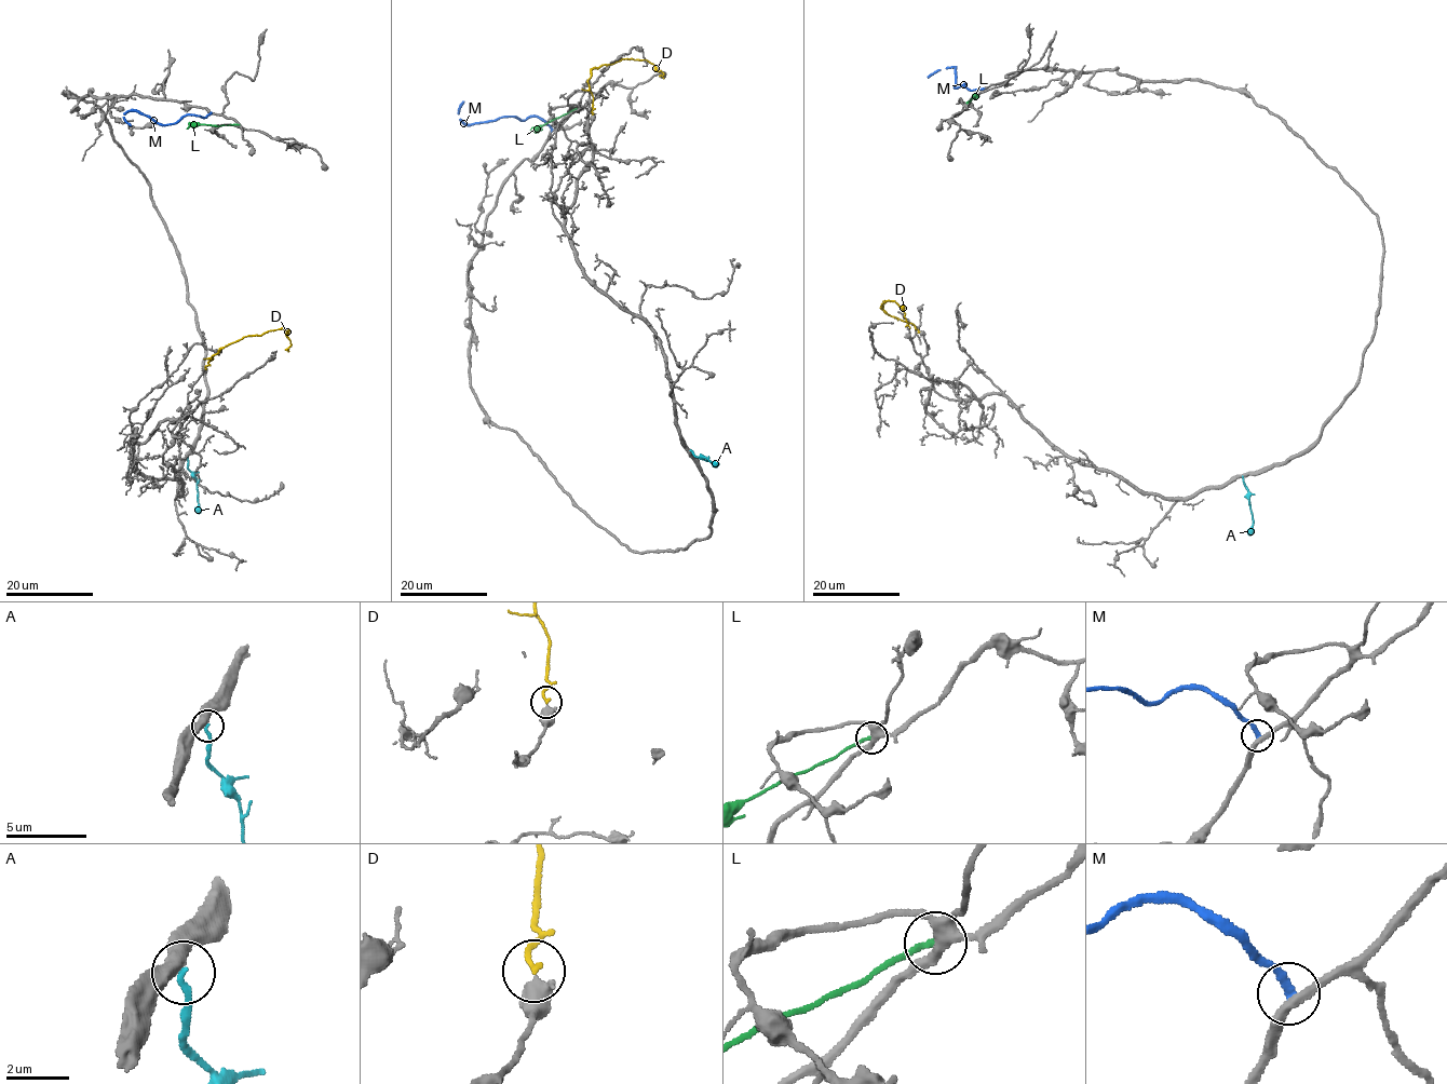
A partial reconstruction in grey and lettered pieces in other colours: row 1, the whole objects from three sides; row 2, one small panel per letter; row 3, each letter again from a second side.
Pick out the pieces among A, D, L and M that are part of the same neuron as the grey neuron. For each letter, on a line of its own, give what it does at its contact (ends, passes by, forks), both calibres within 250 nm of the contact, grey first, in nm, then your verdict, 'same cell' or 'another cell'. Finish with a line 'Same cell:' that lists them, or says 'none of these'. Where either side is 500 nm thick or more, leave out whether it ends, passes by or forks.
A: 500/190 nm | another cell
D: 550/170 nm | same cell
L: it ends | 320/170 nm | another cell
M: it ends | 320/280 nm | another cell
Same cell: D

